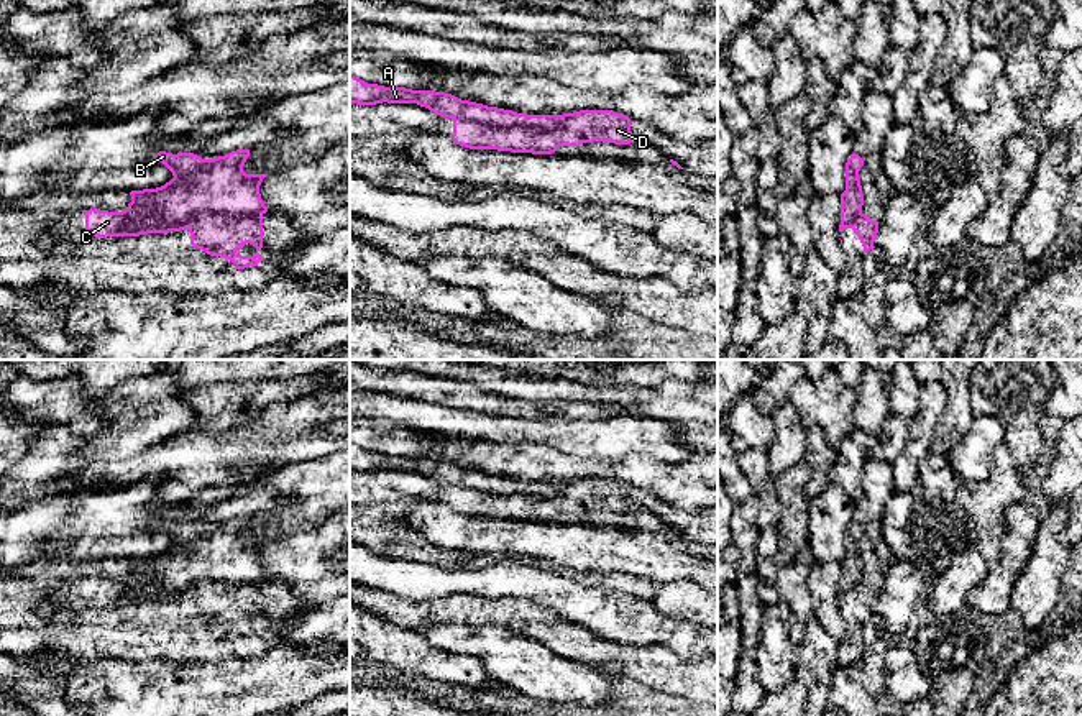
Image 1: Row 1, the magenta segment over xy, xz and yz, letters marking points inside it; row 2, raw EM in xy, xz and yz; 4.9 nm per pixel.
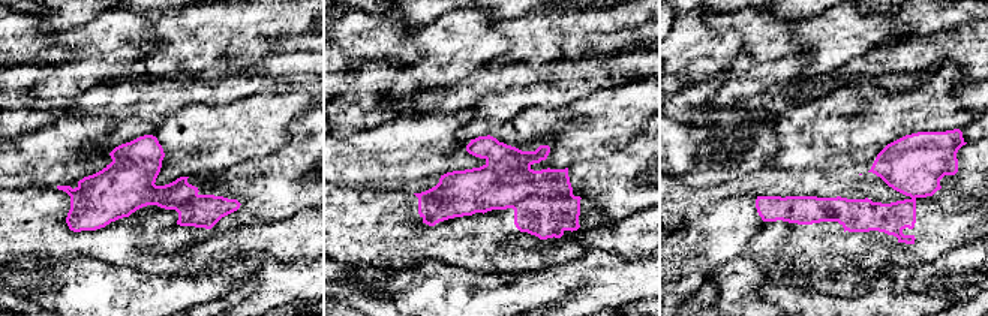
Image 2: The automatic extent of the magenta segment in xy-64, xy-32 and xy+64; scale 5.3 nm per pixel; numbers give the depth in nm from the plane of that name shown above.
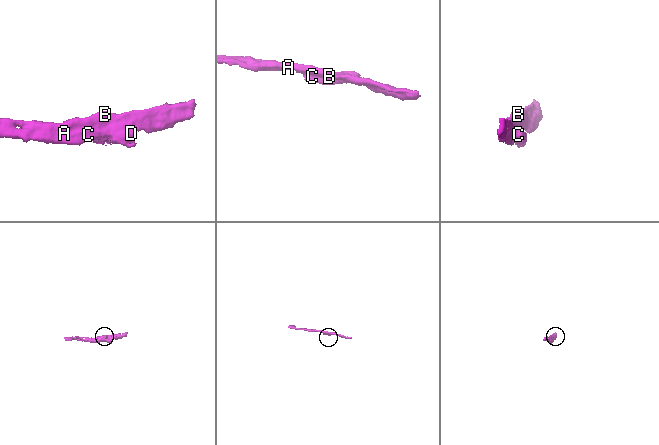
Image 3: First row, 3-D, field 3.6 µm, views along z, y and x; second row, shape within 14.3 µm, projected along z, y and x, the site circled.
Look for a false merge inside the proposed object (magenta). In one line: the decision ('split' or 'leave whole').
split

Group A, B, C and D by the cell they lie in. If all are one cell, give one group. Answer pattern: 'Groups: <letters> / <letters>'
Groups: A B / C D

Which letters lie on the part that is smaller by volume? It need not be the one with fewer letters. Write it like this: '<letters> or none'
C, D

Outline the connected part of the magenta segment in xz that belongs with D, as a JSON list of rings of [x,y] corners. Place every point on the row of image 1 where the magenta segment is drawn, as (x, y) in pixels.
[[[580,110],[563,113],[562,123],[555,130],[524,126],[499,130],[453,118],[450,138],[470,149],[552,154],[560,146],[580,146],[593,141],[630,145],[630,118],[611,110]]]

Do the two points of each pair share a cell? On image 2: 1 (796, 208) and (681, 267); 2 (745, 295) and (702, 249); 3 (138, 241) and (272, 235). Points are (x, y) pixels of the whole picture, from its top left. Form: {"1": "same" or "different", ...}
{"1": "different", "2": "different", "3": "different"}

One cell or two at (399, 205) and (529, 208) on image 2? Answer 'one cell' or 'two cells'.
one cell

